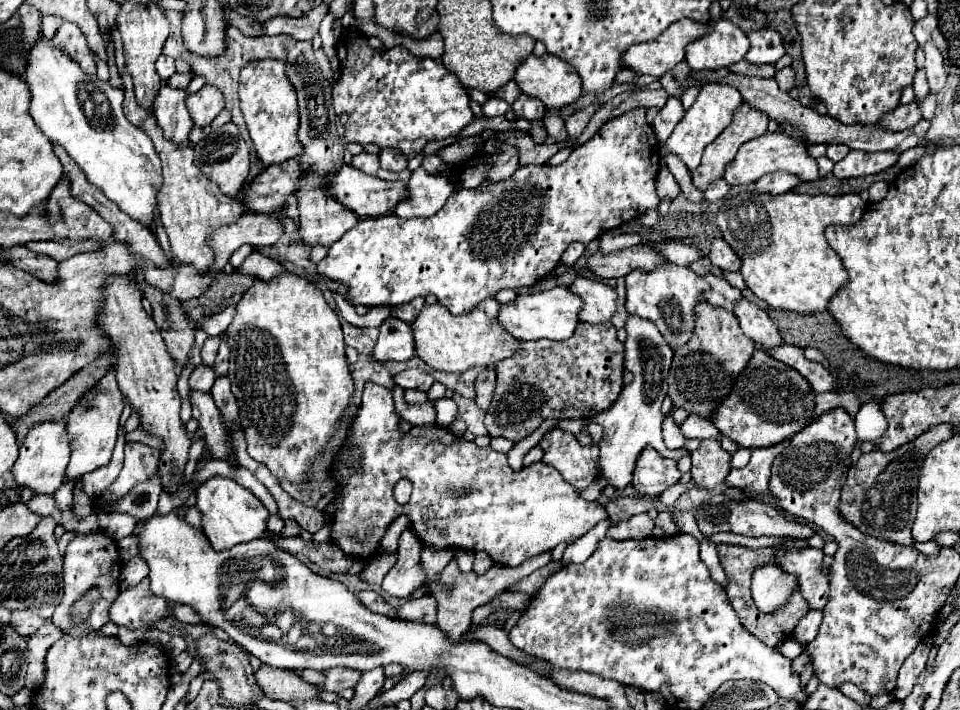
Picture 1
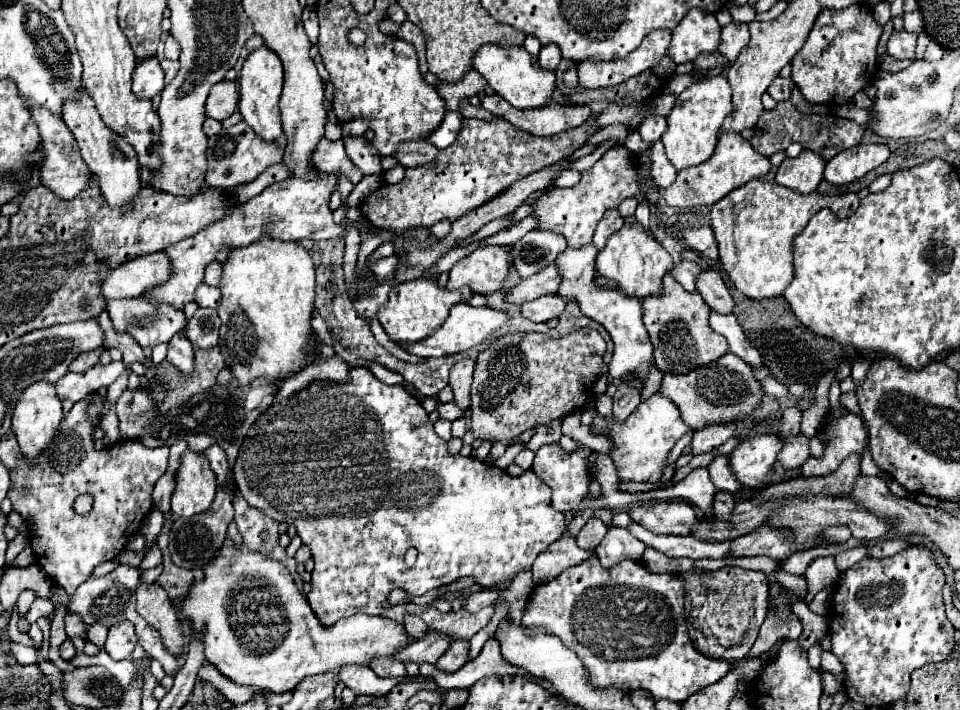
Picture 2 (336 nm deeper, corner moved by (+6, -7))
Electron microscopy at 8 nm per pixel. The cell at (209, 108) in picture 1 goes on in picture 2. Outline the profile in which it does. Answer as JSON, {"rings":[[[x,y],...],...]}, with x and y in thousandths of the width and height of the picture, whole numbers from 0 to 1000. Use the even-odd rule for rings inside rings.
{"rings":[[[230,113],[220,124],[220,132],[216,138],[216,163],[230,172],[247,155],[247,144],[249,144],[247,115]]]}

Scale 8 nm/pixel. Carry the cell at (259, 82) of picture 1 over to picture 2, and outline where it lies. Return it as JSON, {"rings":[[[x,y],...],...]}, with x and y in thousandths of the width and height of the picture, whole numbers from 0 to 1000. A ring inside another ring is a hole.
{"rings":[[[272,65],[268,70],[264,70],[253,96],[249,99],[249,130],[251,130],[251,141],[249,141],[249,158],[253,163],[253,169],[266,183],[266,189],[274,197],[289,197],[293,192],[293,161],[291,161],[291,135],[293,135],[293,124],[295,124],[295,93],[289,76],[284,76],[284,70],[280,70],[278,65]]]}

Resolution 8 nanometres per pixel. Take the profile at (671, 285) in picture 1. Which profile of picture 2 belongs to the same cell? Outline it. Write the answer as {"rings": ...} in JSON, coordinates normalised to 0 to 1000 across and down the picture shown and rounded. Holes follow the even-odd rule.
{"rings":[[[666,313],[649,315],[647,324],[643,324],[639,335],[632,338],[630,349],[622,358],[622,383],[628,392],[641,397],[645,408],[661,420],[686,414],[689,392],[699,377],[701,377],[701,363],[697,361],[697,355],[678,330],[674,330],[674,324]]]}

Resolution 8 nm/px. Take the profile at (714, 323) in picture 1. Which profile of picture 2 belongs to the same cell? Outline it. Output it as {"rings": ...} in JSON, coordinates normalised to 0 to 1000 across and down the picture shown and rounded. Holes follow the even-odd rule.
{"rings":[[[699,386],[691,392],[691,414],[674,417],[668,423],[670,456],[682,490],[682,515],[695,527],[716,527],[732,513],[751,504],[757,496],[757,482],[739,459],[739,431],[726,411],[716,411]]]}

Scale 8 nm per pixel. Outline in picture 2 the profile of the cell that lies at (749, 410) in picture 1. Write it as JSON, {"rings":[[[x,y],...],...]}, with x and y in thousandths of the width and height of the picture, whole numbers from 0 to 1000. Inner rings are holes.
{"rings":[[[759,496],[716,527],[693,527],[686,552],[703,566],[711,594],[722,606],[730,606],[745,594],[768,594],[780,586],[795,561],[793,541],[786,535],[782,515]]]}

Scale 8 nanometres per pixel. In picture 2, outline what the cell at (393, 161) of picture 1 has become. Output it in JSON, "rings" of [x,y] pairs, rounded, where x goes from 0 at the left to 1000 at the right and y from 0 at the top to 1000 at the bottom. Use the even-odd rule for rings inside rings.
{"rings":[[[359,192],[357,203],[364,225],[374,234],[378,245],[397,245],[397,220],[386,200],[378,192]]]}

